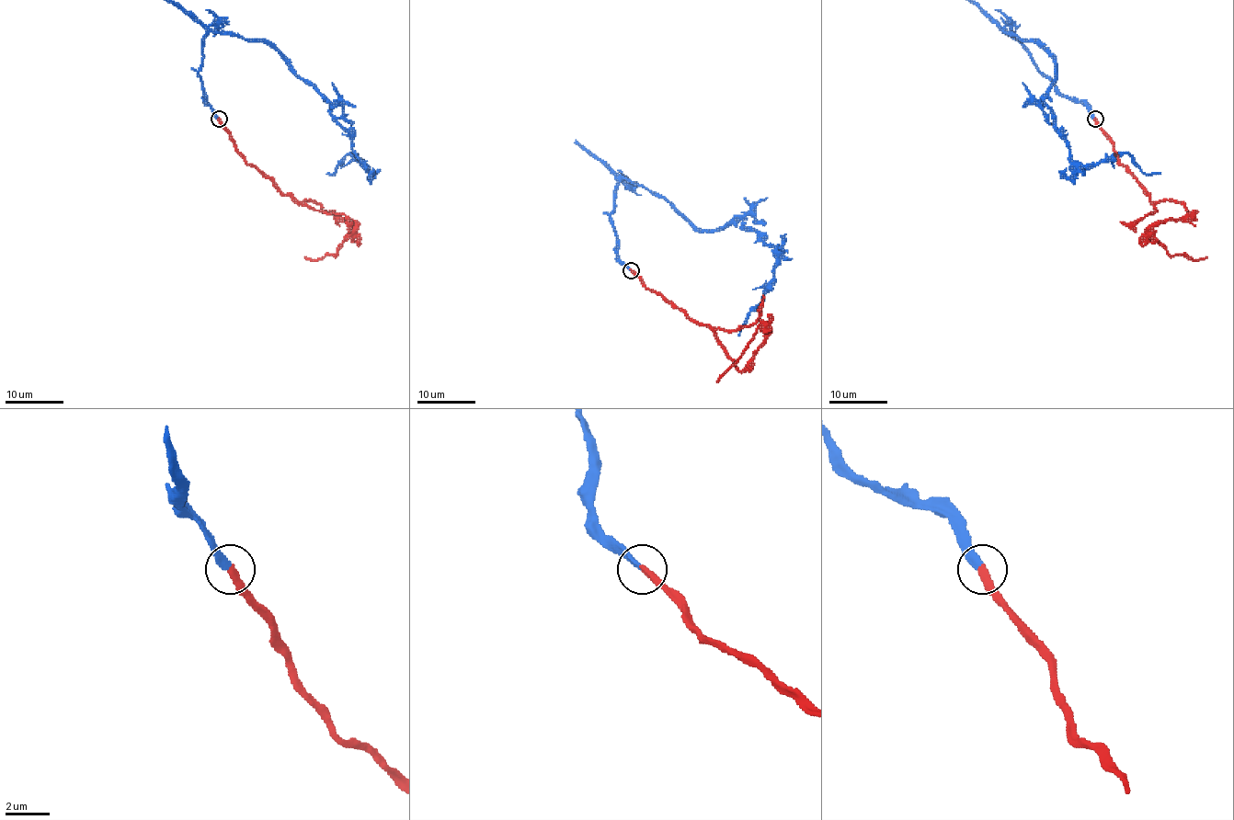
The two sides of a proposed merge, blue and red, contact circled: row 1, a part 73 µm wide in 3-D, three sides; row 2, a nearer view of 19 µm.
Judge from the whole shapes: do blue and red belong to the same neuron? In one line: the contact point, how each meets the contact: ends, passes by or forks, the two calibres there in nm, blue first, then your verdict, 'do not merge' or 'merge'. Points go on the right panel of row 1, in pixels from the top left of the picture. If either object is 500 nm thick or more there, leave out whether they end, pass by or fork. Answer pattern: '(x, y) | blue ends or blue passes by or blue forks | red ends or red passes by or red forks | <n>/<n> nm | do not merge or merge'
(1095, 119) | blue ends | red ends | 260/300 nm | merge

